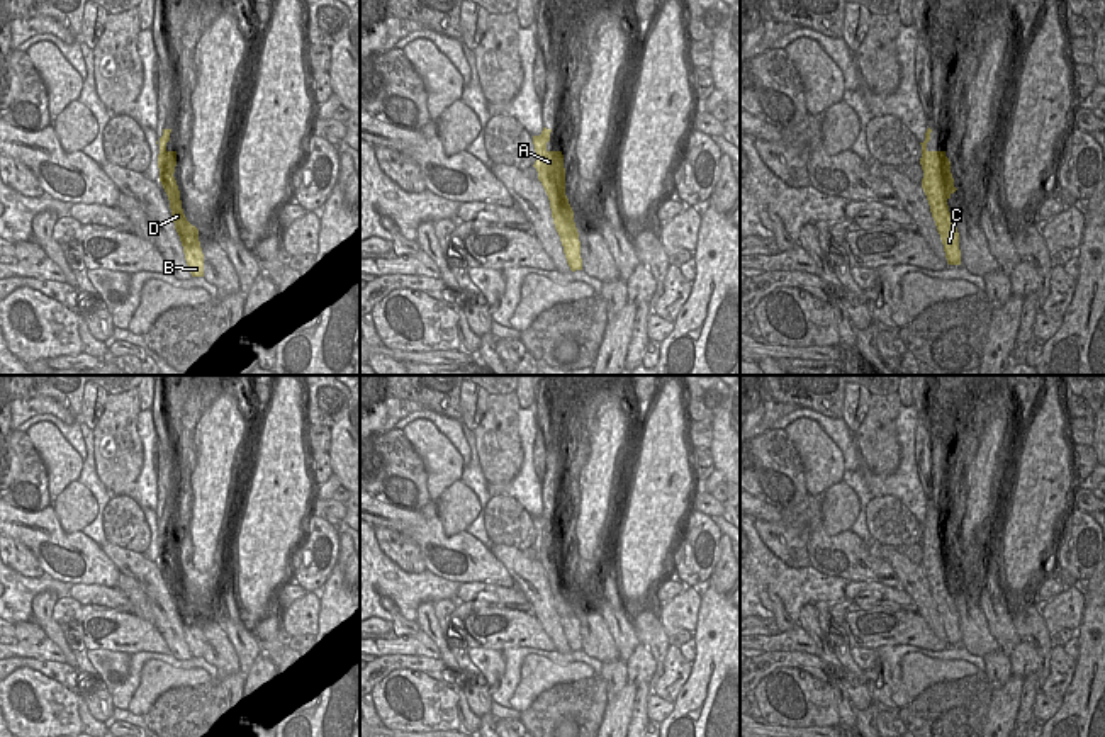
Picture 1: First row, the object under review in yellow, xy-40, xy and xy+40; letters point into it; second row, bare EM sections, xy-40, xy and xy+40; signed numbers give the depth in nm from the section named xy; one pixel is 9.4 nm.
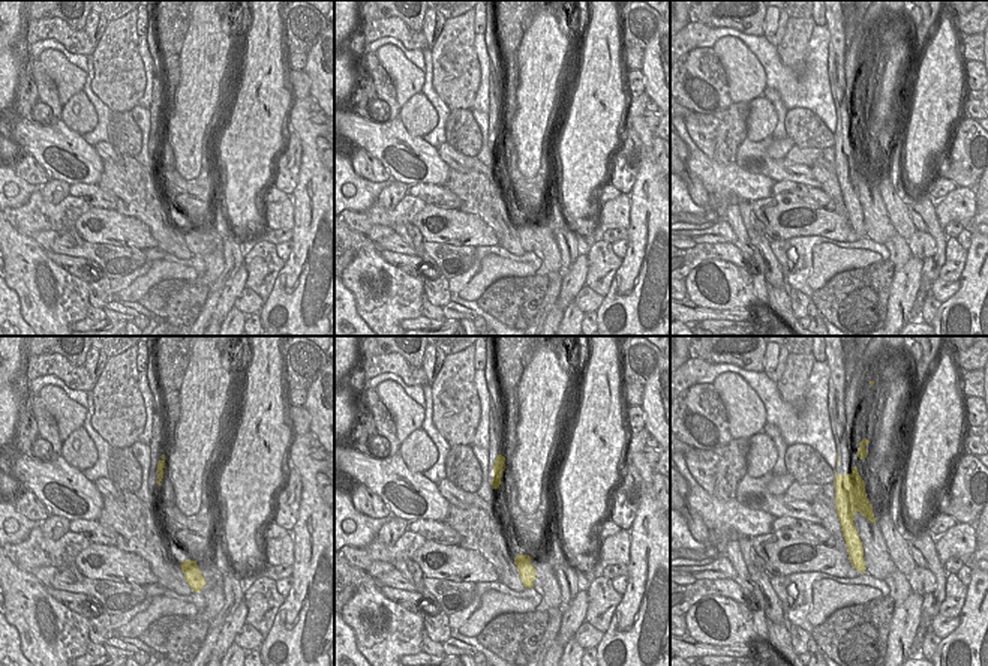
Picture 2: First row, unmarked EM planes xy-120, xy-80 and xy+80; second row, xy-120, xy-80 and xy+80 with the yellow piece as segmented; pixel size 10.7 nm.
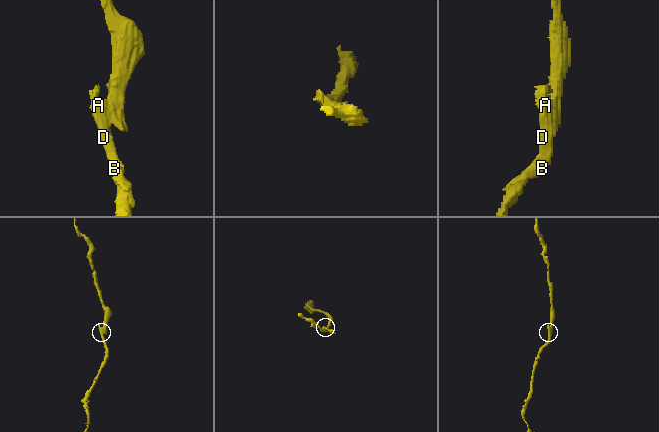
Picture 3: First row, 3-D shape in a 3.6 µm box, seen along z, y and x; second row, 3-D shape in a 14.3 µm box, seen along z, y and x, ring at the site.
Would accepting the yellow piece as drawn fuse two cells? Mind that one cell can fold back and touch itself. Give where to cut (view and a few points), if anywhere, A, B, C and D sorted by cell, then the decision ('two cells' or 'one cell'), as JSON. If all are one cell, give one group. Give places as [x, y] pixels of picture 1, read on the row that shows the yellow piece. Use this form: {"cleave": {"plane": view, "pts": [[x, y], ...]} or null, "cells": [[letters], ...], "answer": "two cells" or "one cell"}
{"cleave": {"plane": "xy", "pts": [[555, 185], [559, 208], [566, 214]]}, "cells": [["A"], ["B", "C", "D"]], "answer": "two cells"}

